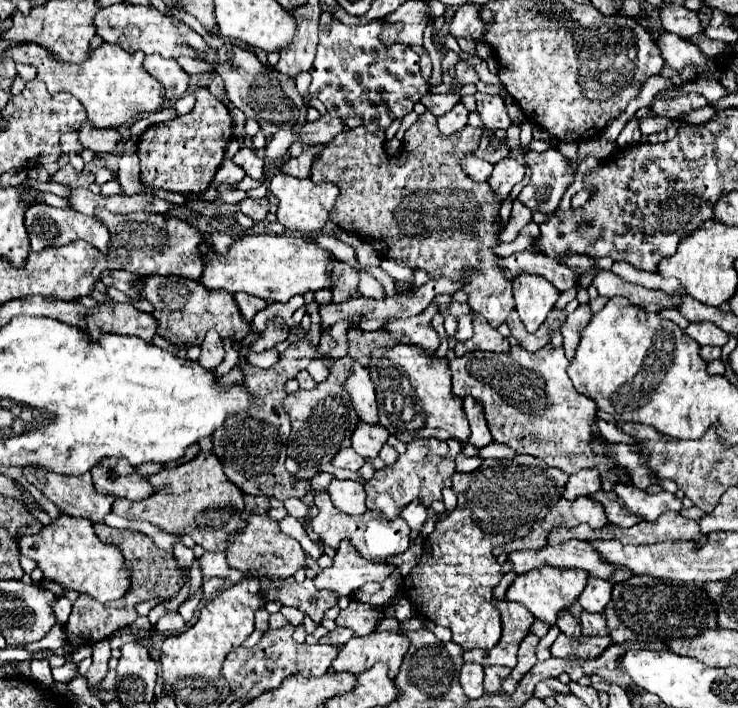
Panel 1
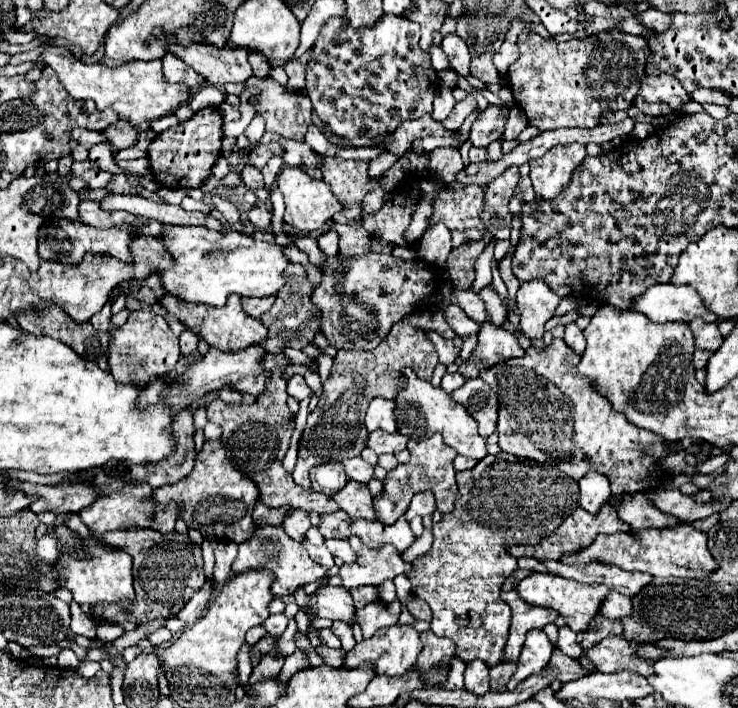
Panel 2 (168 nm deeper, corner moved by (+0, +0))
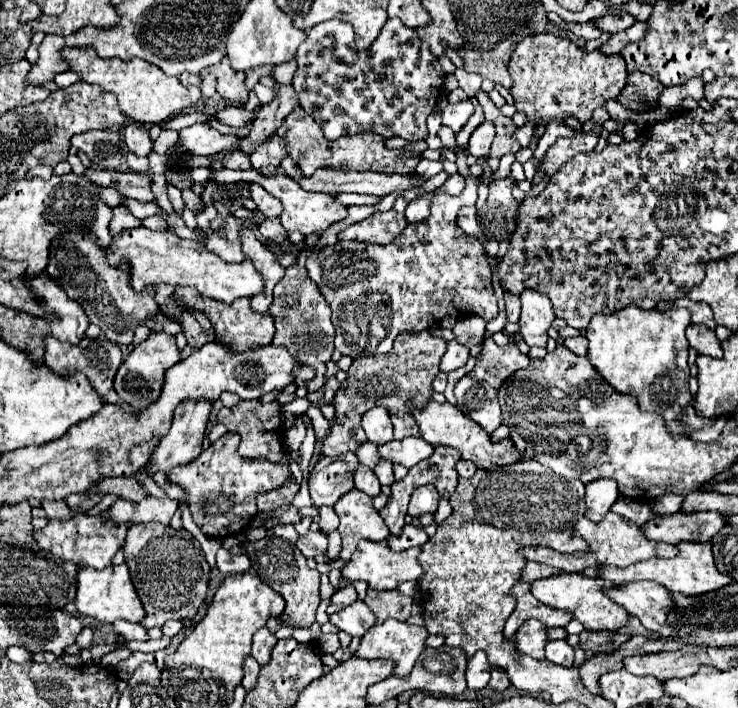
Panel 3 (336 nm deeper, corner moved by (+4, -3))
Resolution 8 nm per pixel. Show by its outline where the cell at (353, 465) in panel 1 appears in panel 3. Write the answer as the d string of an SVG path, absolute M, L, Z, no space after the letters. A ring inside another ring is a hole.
M363 464L355 472L355 488L361 490L361 492L365 492L371 498L375 498L375 496L381 494L381 484L379 484L377 476L373 474L373 470L369 470Z

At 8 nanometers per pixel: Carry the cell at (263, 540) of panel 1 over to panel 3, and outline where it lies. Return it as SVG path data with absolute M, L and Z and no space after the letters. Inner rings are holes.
M263 538L257 542L247 542L245 546L233 546L233 554L249 554L251 568L275 590L285 598L285 612L281 616L283 624L293 624L295 628L309 628L315 622L315 612L321 602L319 598L319 572L307 566L305 556L299 548L281 538Z

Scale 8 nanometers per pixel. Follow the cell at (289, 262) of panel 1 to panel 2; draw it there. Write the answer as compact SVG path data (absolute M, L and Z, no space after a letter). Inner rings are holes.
M173 225L161 233L167 241L167 249L175 259L171 269L157 271L163 279L163 287L185 301L205 303L211 307L223 307L231 293L241 297L269 297L283 285L283 271L289 259L283 255L283 247L277 243L255 241L253 235L237 231L211 231L205 227L181 227Z

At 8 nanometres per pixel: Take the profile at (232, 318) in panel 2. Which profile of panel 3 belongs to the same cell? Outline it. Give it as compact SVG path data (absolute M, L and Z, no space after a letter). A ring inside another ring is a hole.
M179 288L177 290L177 298L187 306L187 308L195 308L201 310L209 316L213 330L217 332L217 340L225 346L229 346L231 350L249 350L253 346L265 346L271 344L273 336L275 336L275 324L271 314L257 314L251 310L251 300L249 298L237 298L237 302L231 304L223 304L211 298L201 298L197 294L197 290L189 290L189 288Z

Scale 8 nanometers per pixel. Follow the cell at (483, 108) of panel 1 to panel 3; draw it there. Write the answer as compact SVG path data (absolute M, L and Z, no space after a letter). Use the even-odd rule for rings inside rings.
M483 122L469 138L469 154L473 154L475 158L487 156L493 136L495 136L495 126L489 122Z

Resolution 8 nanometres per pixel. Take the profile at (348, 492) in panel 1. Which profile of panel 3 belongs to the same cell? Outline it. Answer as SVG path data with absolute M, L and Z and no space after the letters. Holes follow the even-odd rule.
M355 488L345 496L341 496L341 500L333 508L341 518L339 532L343 538L343 550L341 550L343 560L351 560L351 554L359 540L383 542L389 538L389 530L383 518L373 508L373 502L365 492Z

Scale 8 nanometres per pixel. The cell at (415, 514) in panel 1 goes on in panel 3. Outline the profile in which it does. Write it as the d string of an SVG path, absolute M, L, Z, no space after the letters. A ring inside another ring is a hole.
M425 484L421 488L417 488L411 496L411 502L409 502L409 514L411 516L421 516L421 514L433 514L437 510L437 502L439 502L439 494L437 494L437 488L433 484Z

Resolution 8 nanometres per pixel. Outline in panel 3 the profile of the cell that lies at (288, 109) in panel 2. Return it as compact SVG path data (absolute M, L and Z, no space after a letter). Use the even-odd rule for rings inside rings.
M297 106L297 110L291 112L289 116L289 132L287 132L287 152L299 164L303 176L313 176L317 168L335 168L335 170L357 170L357 172L379 172L379 174L413 174L415 166L421 160L421 154L425 152L427 144L425 140L419 142L409 142L401 150L389 150L385 146L385 138L381 134L371 134L371 132L359 132L353 136L337 138L337 140L327 140L317 126L317 122Z

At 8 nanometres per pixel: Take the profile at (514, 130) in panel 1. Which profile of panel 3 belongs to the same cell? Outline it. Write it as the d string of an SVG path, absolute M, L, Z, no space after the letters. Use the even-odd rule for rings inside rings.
M467 178L467 186L465 190L459 194L459 196L451 196L451 194L435 194L433 200L431 200L431 214L427 220L423 222L417 222L417 224L407 224L407 228L387 246L381 246L381 244L371 244L371 242L363 242L363 240L339 240L337 244L333 246L325 246L321 248L319 252L311 254L309 262L307 262L307 270L309 270L309 278L319 286L319 290L323 292L325 300L329 302L331 310L333 310L333 326L337 330L335 334L335 348L343 354L343 356L351 356L351 358L357 358L361 354L369 354L369 356L375 356L375 354L387 354L391 348L393 348L393 340L397 338L397 334L401 332L419 332L419 330L427 330L431 326L437 326L443 318L447 316L453 316L453 318L461 318L465 314L477 314L481 316L485 322L497 318L499 314L499 308L497 308L497 298L495 298L495 292L493 292L493 272L489 268L489 262L487 262L487 254L479 242L475 238L471 238L455 224L455 218L457 218L457 212L461 206L473 206L477 202L477 178Z

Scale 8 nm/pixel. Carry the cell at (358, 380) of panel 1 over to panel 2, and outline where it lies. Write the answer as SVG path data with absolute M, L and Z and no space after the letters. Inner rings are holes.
M375 397L369 407L367 407L367 415L365 415L365 427L367 431L377 431L377 429L383 429L387 433L395 433L397 431L397 425L395 425L395 415L393 415L393 401L387 401L387 399L381 399L381 397Z

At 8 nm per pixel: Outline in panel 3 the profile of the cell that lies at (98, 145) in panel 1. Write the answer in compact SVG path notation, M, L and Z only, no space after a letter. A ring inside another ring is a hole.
M131 124L125 128L125 144L137 156L147 156L153 150L153 142L149 138L147 128L137 126L137 124Z

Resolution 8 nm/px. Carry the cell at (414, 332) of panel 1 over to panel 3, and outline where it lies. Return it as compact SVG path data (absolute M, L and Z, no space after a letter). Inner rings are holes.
M451 340L449 342L449 348L441 360L441 370L443 372L451 372L451 370L457 370L457 368L463 368L469 360L469 348L459 344L457 340Z

